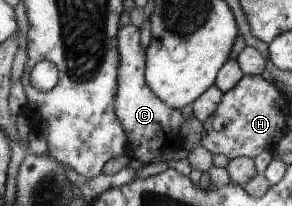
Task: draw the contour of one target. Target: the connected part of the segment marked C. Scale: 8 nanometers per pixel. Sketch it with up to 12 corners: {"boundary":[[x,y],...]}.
{"boundary":[[119,28],[116,119],[133,159],[170,163],[180,108],[144,79],[139,28]]}

